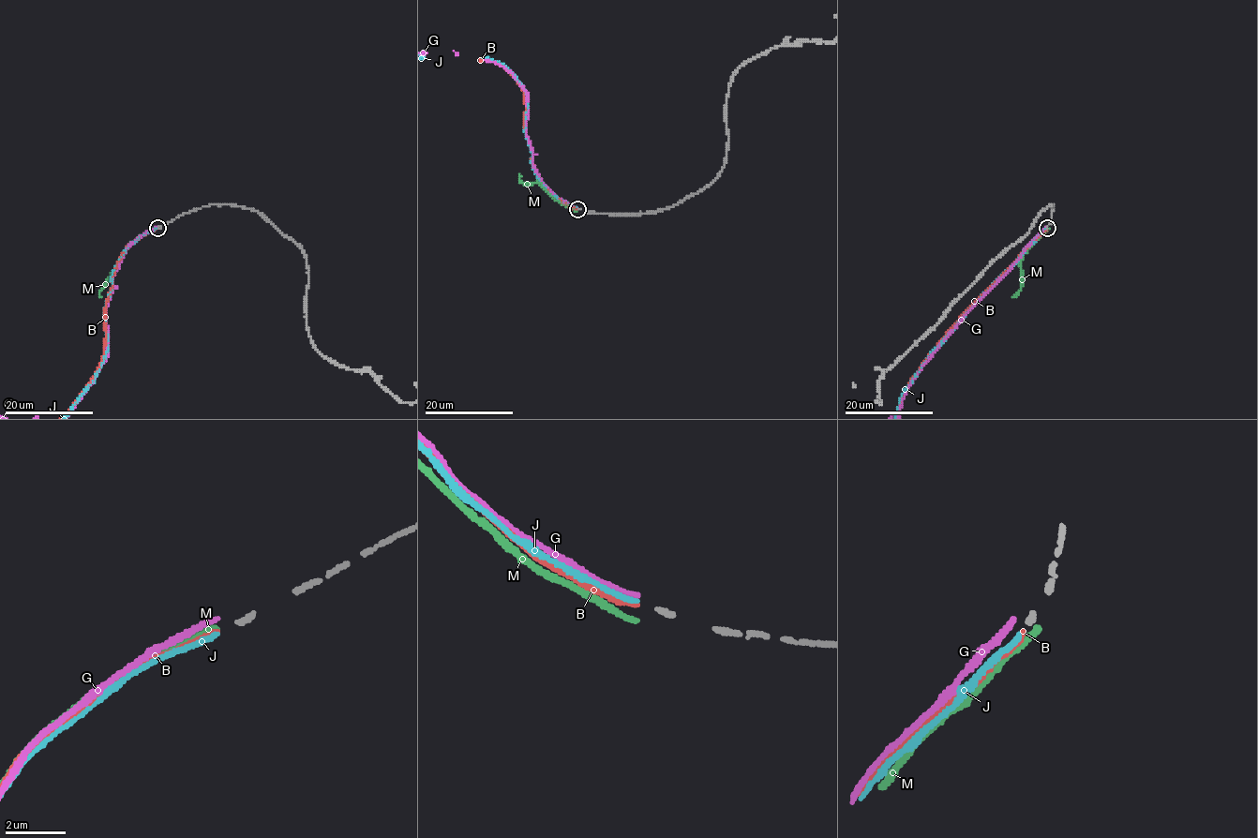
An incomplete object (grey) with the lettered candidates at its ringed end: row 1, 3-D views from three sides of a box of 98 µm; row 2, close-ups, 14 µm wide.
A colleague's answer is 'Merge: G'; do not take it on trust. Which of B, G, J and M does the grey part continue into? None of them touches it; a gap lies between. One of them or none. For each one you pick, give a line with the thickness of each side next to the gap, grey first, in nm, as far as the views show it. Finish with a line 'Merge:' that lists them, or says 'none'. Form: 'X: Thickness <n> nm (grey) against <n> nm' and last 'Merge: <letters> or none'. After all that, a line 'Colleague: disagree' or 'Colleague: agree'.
J: Thickness 160 nm (grey) against 170 nm
Merge: J
Colleague: disagree

